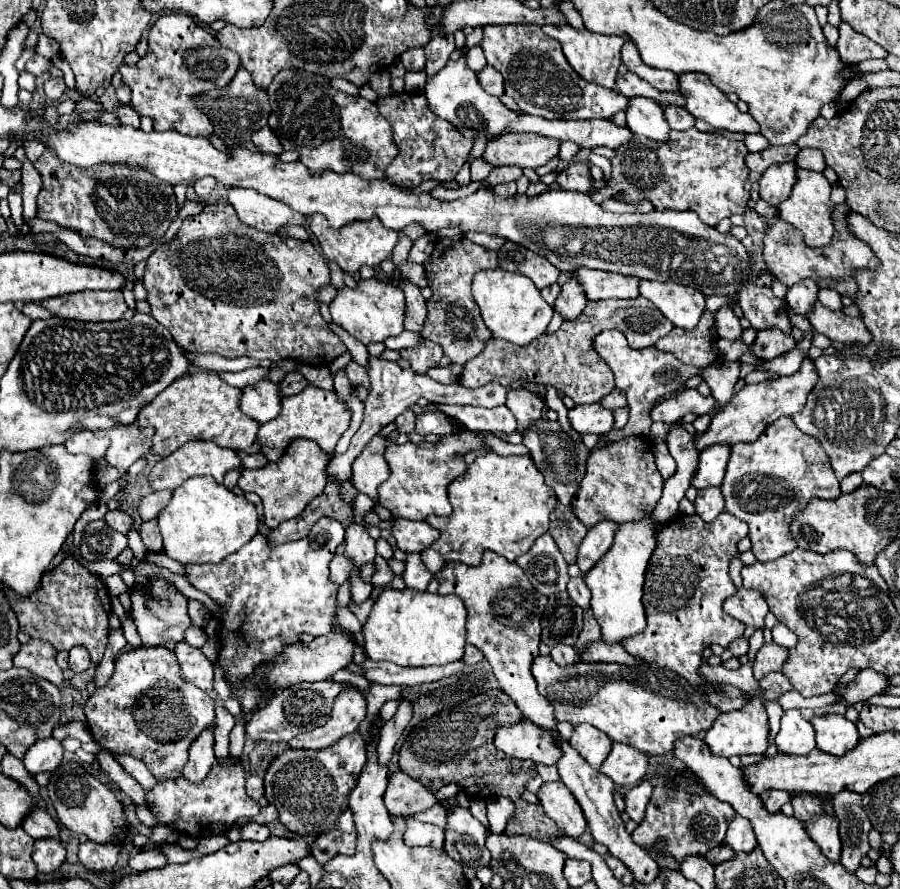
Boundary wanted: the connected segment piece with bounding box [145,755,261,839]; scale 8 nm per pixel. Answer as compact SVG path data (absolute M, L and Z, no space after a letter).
M227 755L227 761L215 761L209 775L201 783L191 783L185 777L157 781L157 785L145 793L149 811L157 817L157 825L165 825L177 833L193 839L217 835L237 823L239 817L255 817L261 807L255 799L245 793L245 771L241 761Z

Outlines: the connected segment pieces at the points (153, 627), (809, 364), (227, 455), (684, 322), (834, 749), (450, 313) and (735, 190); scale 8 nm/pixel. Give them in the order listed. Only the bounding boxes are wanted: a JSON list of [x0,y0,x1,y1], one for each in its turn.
[[131,577,191,647],[695,359,815,451],[149,443,241,491],[639,281,705,329],[811,713,859,755],[419,235,499,365],[589,127,749,227]]

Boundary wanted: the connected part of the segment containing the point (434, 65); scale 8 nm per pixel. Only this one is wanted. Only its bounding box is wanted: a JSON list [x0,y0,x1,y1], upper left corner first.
[425,33,455,75]

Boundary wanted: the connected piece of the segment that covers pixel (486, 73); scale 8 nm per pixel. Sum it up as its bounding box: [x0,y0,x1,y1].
[477,65,503,97]

